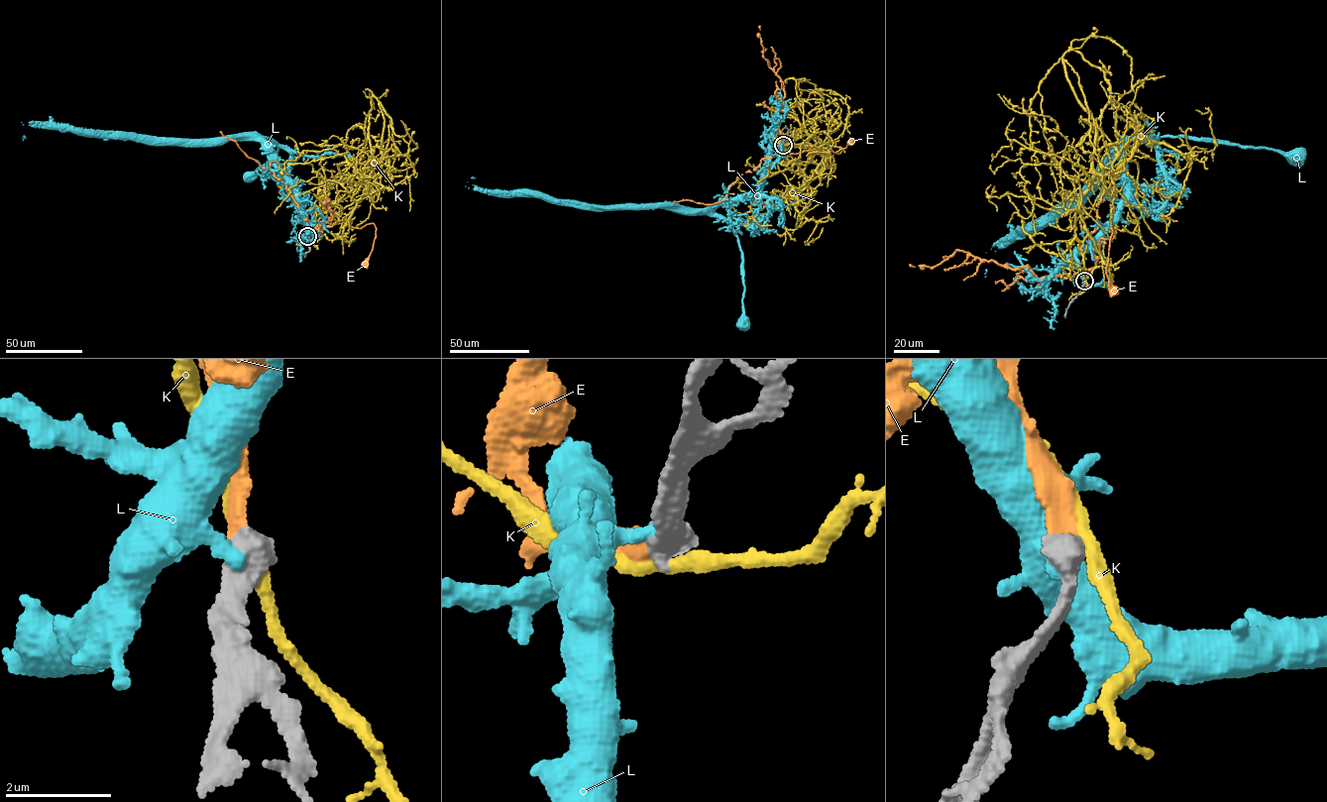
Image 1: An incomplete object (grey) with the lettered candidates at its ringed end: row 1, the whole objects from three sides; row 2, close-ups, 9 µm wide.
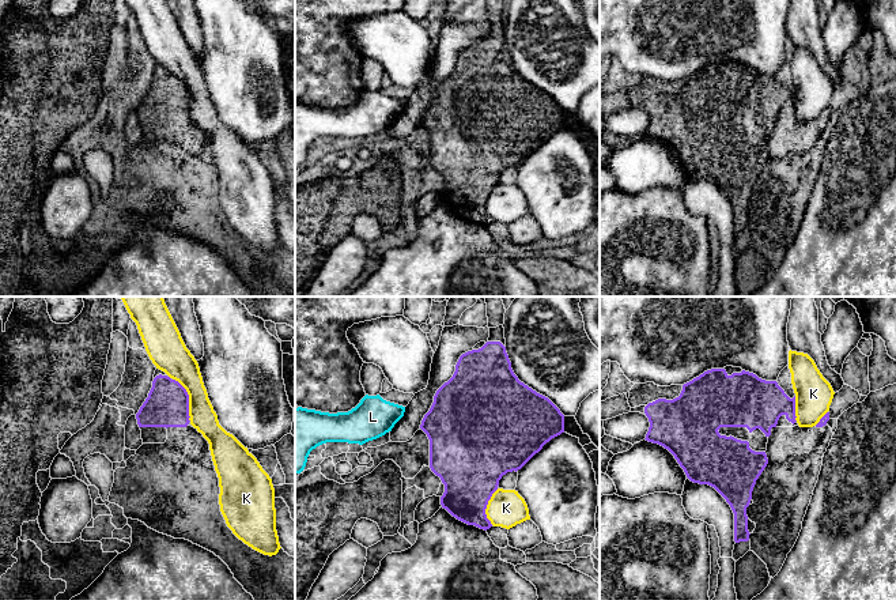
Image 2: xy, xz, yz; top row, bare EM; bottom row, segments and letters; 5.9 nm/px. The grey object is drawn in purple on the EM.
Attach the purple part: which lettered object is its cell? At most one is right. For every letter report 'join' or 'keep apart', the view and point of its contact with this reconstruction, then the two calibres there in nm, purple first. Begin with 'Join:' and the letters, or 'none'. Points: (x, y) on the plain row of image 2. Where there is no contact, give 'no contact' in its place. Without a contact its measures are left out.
Join: E
E: join | no contact
K: keep apart | xy (188, 94) | 260/190 nm
L: keep apart | no contact

